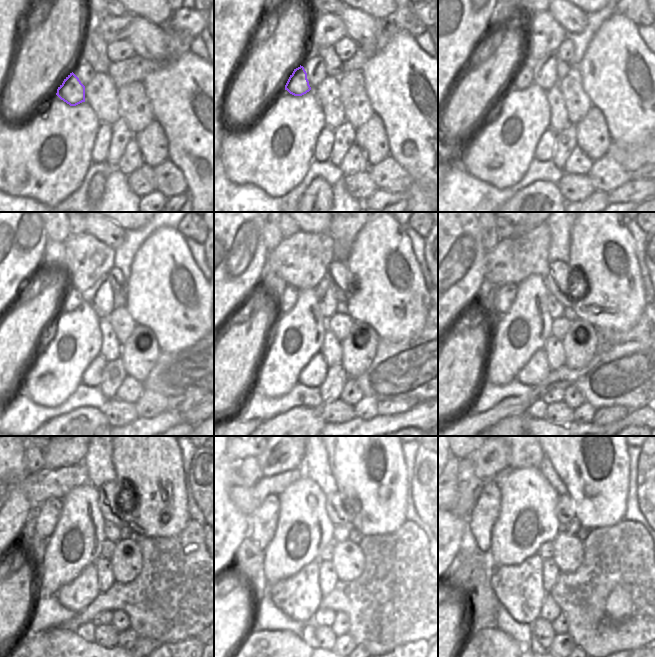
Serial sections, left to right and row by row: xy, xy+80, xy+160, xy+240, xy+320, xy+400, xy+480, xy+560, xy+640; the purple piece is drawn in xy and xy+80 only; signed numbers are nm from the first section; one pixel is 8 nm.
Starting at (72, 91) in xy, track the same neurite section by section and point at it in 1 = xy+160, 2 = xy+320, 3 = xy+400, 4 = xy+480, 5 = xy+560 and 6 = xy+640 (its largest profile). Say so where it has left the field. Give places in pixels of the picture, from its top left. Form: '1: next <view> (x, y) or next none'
1: next xy+160 (523, 78)
2: next xy+320 (288, 298)
3: next xy+400 (504, 295)
4: next xy+480 (50, 511)
5: next xy+560 (264, 519)
6: next xy+640 (486, 509)

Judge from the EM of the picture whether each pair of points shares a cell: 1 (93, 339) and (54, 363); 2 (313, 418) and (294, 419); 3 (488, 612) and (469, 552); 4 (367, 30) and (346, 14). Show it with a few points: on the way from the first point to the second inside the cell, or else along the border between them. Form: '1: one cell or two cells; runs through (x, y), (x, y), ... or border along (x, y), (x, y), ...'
1: one cell; runs through (83, 348), (70, 361), (64, 362)
2: one cell; runs through (308, 419), (299, 419)
3: one cell; runs through (478, 597), (478, 589), (474, 583), (474, 567)
4: one cell; runs through (362, 27), (351, 17)

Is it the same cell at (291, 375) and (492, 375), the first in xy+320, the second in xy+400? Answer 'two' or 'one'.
one

